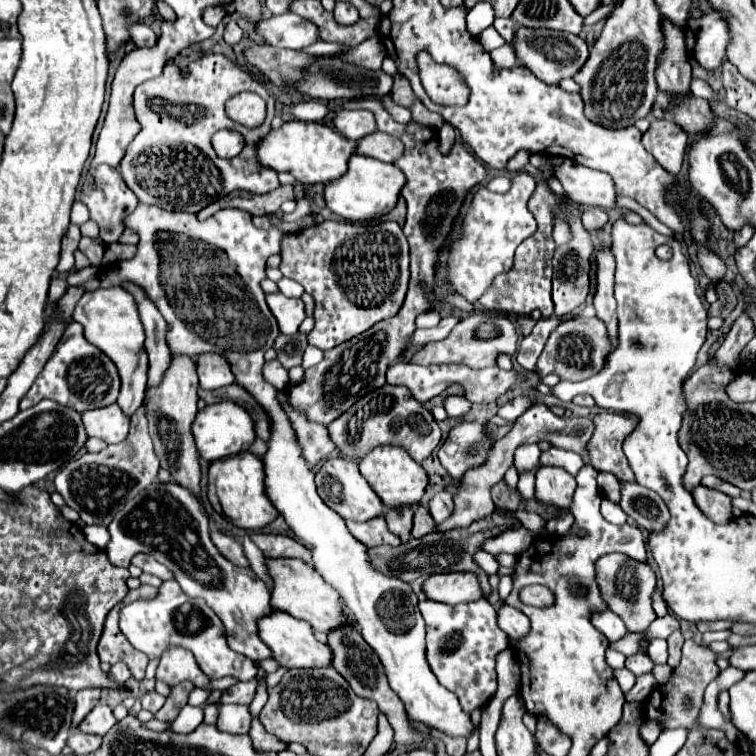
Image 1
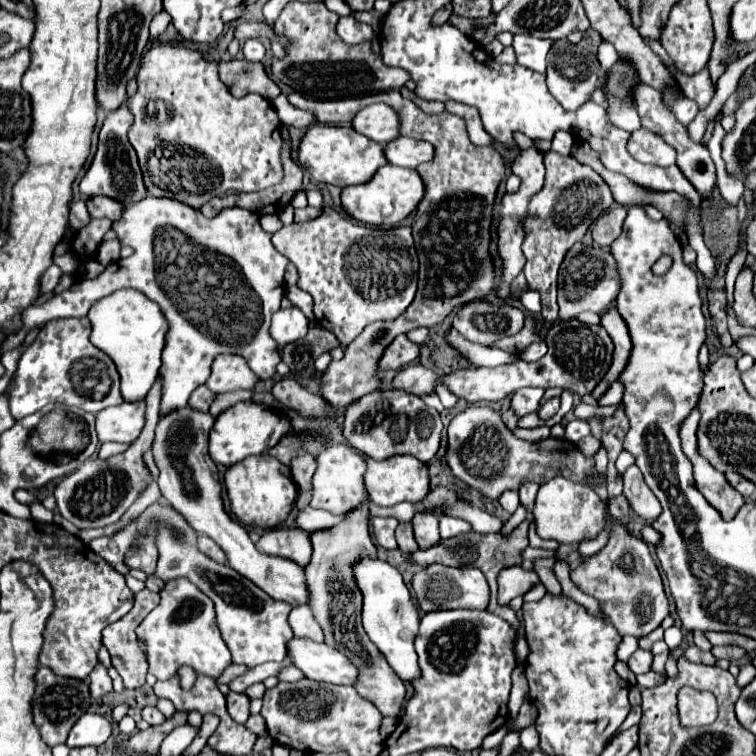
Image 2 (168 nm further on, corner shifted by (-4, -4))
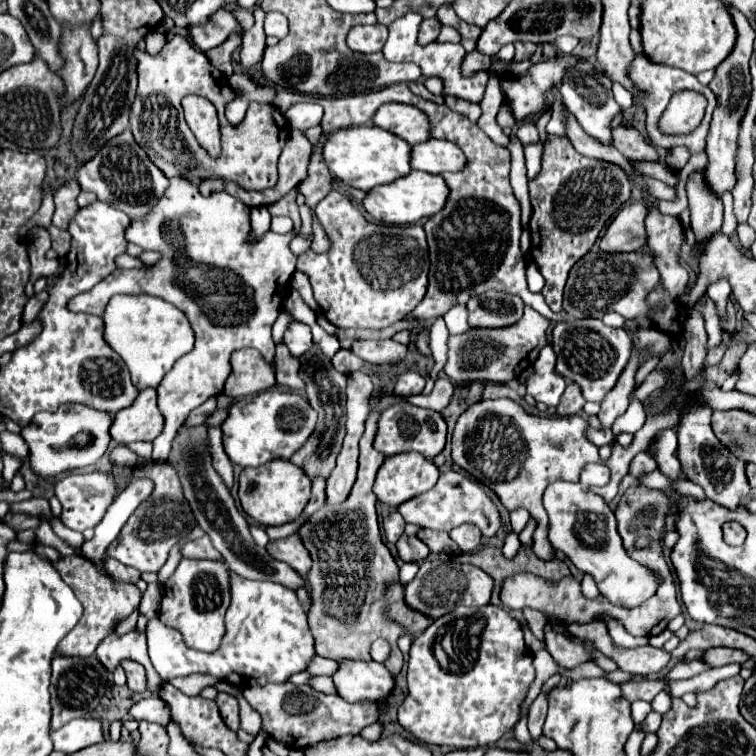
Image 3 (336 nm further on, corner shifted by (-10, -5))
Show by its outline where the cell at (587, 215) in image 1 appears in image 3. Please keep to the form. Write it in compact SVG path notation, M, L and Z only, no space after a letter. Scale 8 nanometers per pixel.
M642 201L630 205L626 203L606 227L606 233L600 239L600 249L606 253L640 251L646 239L646 229L644 229L646 213L648 213L646 203Z

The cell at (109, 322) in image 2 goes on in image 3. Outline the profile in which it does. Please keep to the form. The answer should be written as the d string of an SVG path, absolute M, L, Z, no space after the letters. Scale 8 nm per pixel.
M114 295L102 315L104 319L104 341L124 359L124 363L130 369L132 383L138 391L142 389L156 389L164 377L166 371L172 369L176 359L180 359L184 353L188 353L194 347L194 331L186 319L186 315L174 307L172 303L152 297L152 295Z

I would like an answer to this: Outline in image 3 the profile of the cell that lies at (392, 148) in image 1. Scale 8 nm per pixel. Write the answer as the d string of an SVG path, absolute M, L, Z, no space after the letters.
M428 139L412 147L412 169L426 173L460 171L464 167L464 153L458 145L440 139Z

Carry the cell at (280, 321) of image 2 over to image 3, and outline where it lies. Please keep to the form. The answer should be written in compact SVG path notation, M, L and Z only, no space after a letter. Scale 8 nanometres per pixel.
M292 321L292 327L288 327L288 331L284 333L284 345L290 349L294 357L300 357L302 353L306 353L312 347L310 327L300 321Z

